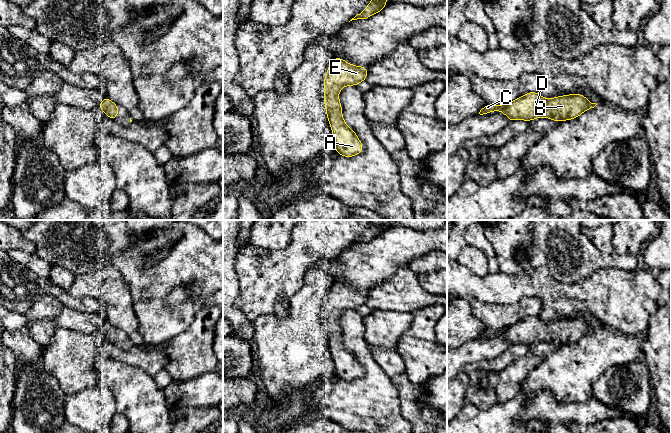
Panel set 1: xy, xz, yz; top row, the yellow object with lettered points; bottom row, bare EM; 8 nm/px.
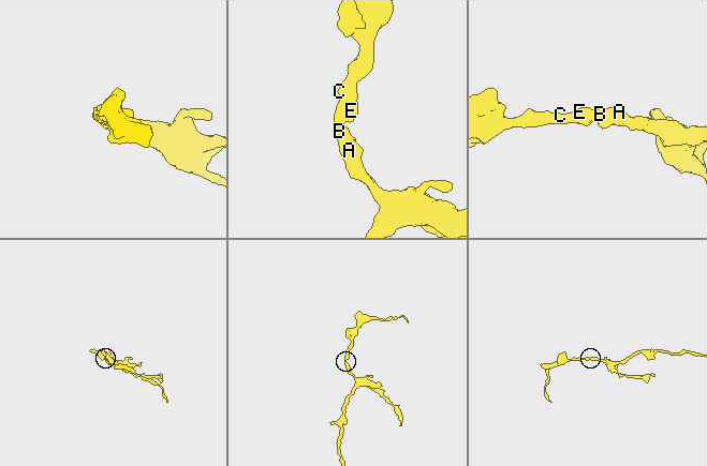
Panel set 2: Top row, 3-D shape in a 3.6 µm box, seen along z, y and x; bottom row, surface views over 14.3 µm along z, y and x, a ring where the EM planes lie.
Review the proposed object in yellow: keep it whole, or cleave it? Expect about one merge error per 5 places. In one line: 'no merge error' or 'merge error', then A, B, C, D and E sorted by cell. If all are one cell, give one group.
no merge error; A B C D E

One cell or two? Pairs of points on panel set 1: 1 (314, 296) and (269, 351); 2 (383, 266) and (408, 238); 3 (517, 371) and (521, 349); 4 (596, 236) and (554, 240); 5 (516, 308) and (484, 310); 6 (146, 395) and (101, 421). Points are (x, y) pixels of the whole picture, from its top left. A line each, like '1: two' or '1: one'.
1: one
2: one
3: two
4: two
5: one
6: two

